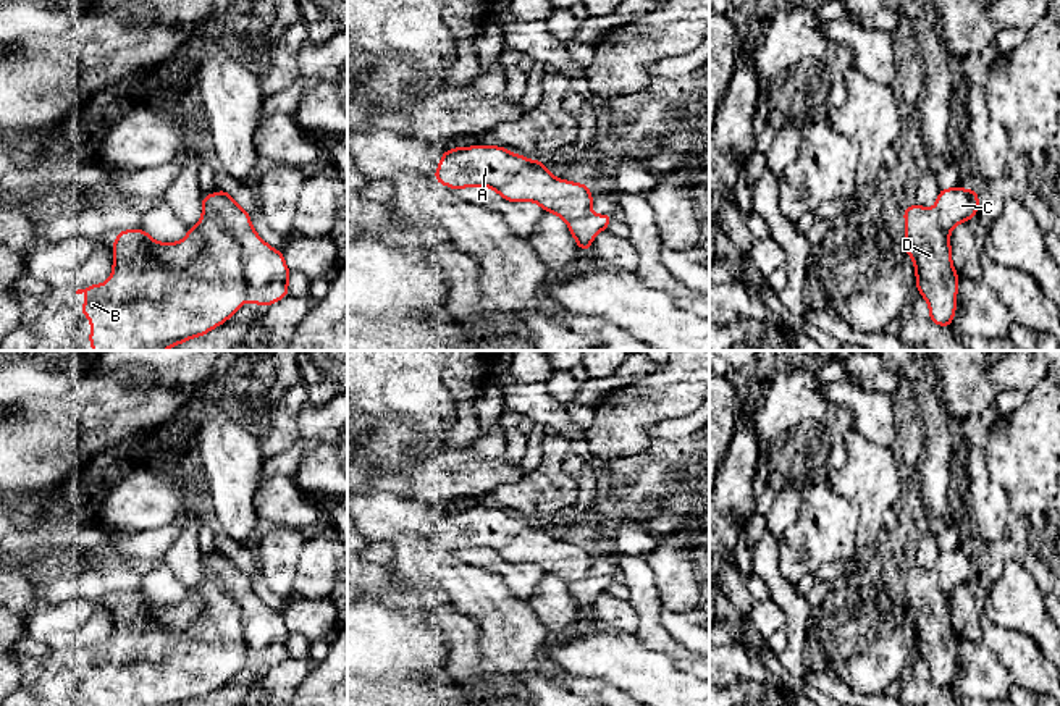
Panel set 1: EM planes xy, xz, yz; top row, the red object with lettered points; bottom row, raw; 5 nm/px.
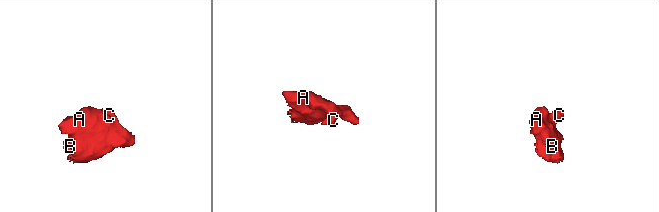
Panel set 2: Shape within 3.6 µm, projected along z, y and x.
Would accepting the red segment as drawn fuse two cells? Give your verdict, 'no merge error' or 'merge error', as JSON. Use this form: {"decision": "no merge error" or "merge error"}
{"decision": "merge error"}

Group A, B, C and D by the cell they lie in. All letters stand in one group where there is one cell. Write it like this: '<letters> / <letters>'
A B D / C

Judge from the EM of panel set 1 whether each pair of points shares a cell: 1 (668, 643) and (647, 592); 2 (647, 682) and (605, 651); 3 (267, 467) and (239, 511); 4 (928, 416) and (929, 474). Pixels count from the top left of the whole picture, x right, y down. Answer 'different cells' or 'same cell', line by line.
1: same cell
2: same cell
3: different cells
4: same cell

